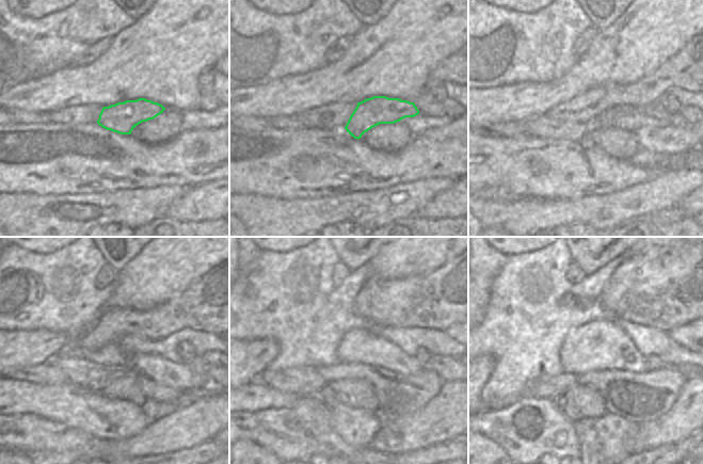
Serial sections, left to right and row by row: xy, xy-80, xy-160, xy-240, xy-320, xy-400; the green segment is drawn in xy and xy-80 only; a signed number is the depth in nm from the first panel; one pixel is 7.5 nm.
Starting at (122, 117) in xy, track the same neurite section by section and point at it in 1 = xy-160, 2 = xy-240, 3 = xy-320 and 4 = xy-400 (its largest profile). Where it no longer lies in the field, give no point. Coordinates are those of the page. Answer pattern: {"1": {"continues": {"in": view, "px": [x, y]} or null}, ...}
{"1": {"continues": {"in": "xy-160", "px": [654, 109]}}, "2": {"continues": {"in": "xy-240", "px": [197, 364]}}, "3": {"continues": {"in": "xy-320", "px": [446, 367]}}, "4": {"continues": {"in": "xy-400", "px": [684, 369]}}}

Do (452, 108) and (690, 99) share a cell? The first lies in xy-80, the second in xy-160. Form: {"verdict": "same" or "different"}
{"verdict": "different"}

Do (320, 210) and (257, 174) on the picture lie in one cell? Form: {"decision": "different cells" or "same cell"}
{"decision": "different cells"}

